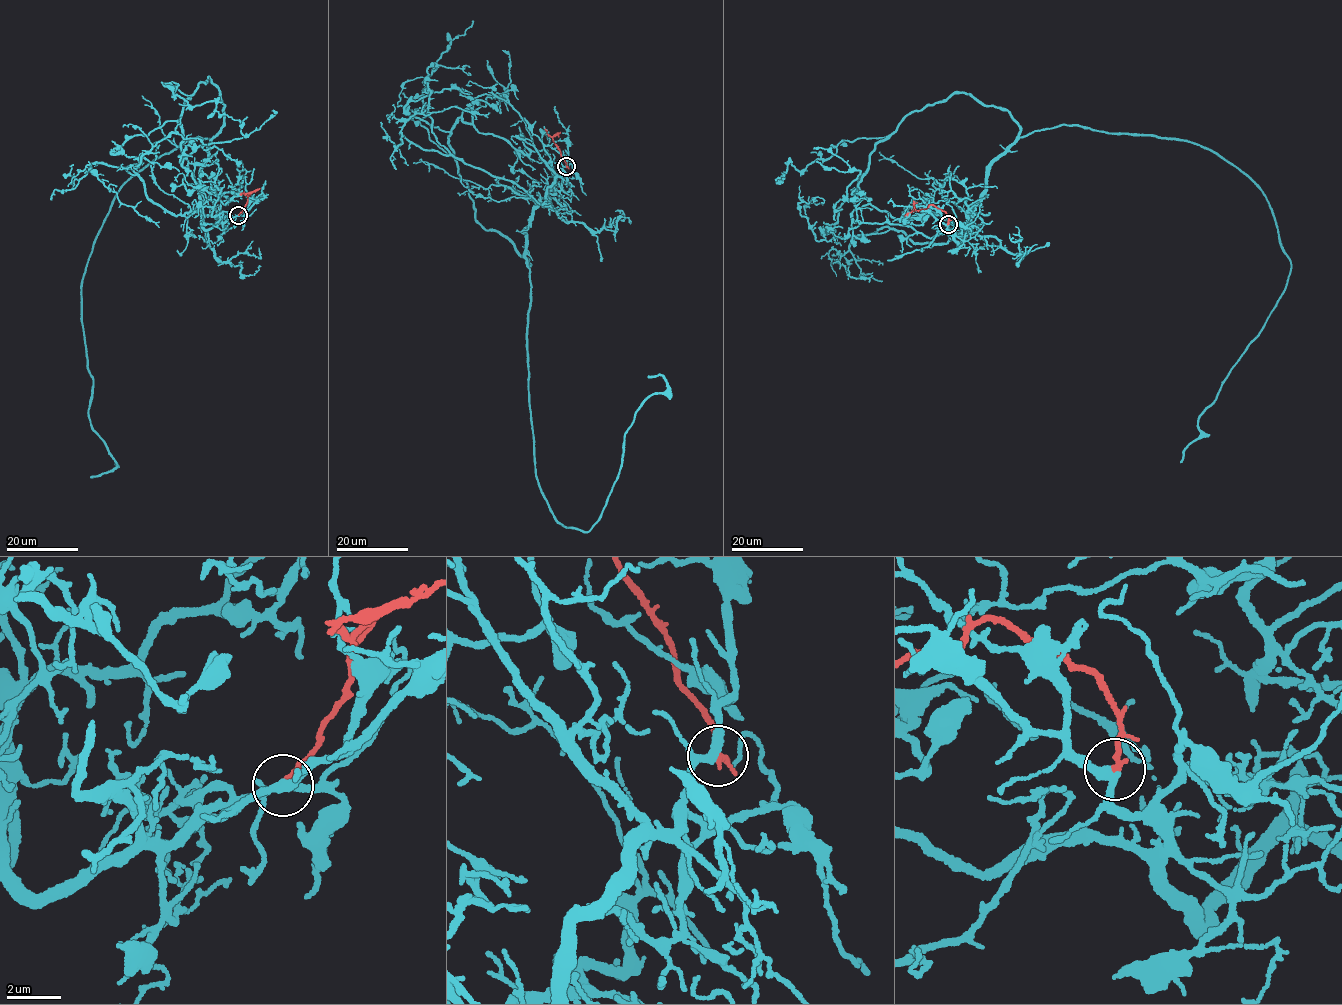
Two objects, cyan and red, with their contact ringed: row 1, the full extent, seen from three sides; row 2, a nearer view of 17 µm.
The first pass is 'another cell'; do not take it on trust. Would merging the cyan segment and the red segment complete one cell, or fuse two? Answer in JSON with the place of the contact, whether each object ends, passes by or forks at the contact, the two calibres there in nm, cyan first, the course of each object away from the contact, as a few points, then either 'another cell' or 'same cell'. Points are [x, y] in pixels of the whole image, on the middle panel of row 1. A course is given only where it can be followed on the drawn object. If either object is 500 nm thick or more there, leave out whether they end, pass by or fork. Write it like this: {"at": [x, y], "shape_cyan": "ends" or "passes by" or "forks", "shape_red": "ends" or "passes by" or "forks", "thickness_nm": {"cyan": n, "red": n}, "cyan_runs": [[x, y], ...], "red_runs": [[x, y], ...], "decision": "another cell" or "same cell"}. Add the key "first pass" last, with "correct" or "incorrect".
{"at": [566, 166], "shape_cyan": "passes by", "shape_red": "ends", "thickness_nm": {"cyan": 320, "red": 200}, "cyan_runs": [[567, 166], [523, 228], [536, 478], [564, 526], [587, 532], [601, 518], [624, 435], [667, 388], [648, 376]], "red_runs": [[567, 166], [553, 139], [560, 132]], "decision": "another cell", "first pass": "correct"}

